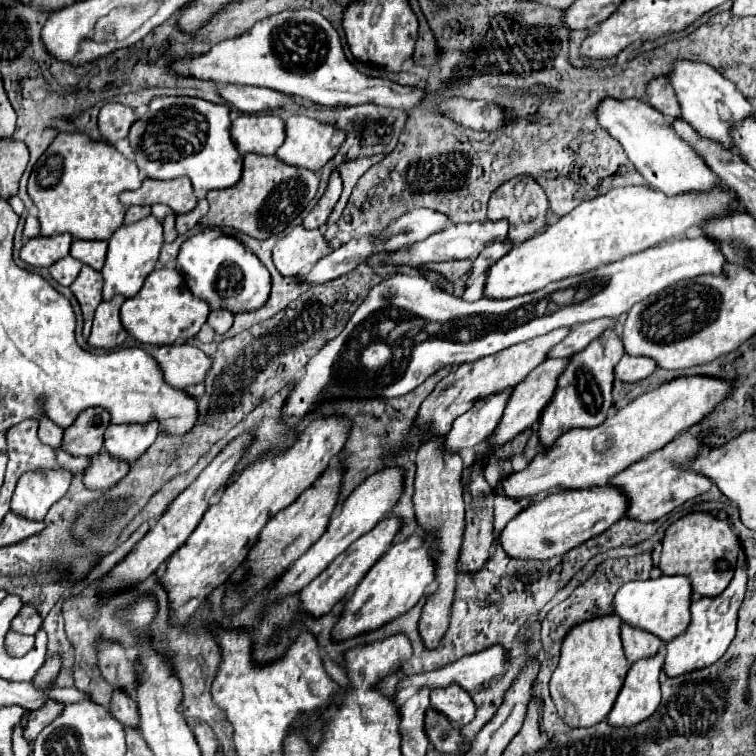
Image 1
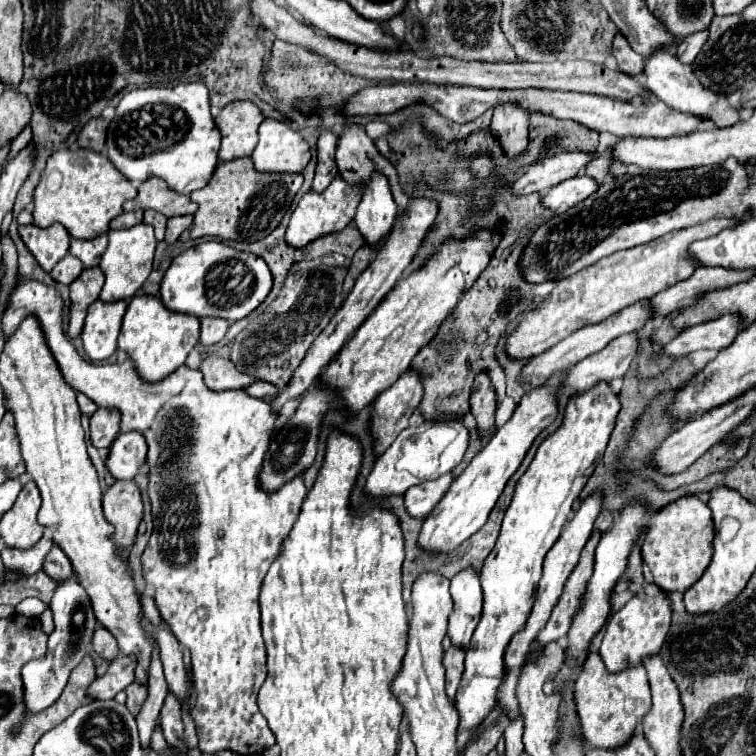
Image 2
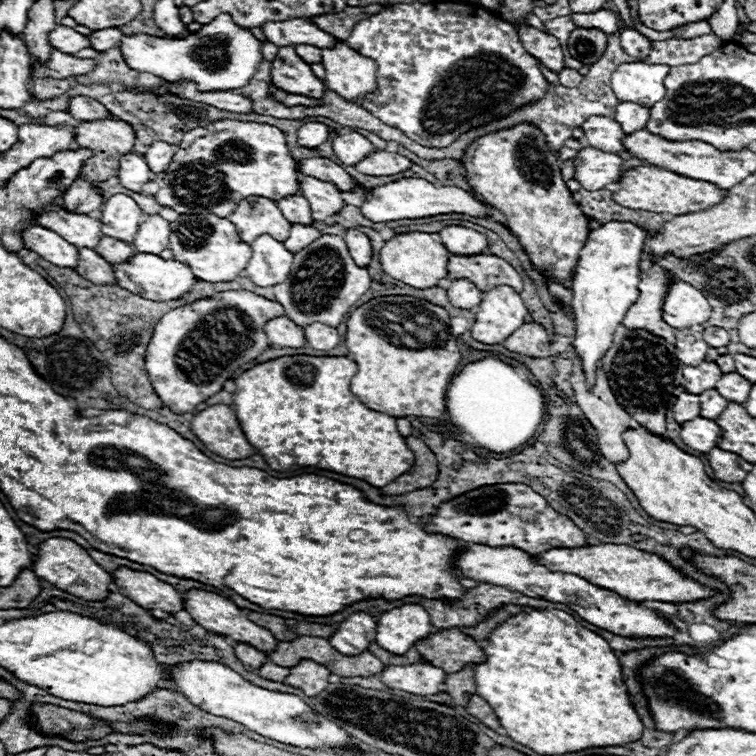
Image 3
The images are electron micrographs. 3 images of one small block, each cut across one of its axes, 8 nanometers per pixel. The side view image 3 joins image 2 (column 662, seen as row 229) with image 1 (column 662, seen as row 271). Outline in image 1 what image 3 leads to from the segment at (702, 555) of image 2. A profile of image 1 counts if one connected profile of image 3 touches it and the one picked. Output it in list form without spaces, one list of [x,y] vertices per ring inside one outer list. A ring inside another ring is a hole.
[[[708,512],[686,514],[668,526],[662,538],[662,558],[658,568],[668,576],[680,574],[690,578],[692,592],[698,596],[718,596],[732,580],[738,550],[738,538],[726,520],[718,520]]]

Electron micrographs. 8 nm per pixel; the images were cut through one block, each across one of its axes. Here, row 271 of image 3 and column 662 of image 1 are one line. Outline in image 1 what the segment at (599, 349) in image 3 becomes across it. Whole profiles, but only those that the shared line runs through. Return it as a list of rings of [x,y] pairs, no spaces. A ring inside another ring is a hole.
[[[660,576],[656,580],[628,582],[614,596],[614,614],[620,616],[626,624],[652,632],[660,640],[668,642],[680,636],[690,624],[690,602],[692,586],[684,576]]]

